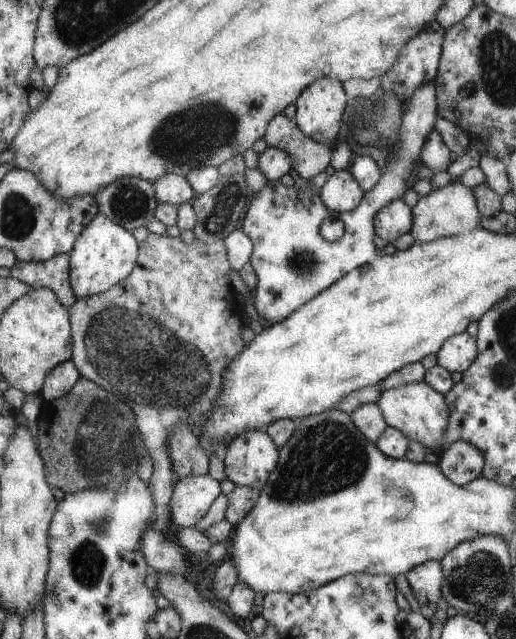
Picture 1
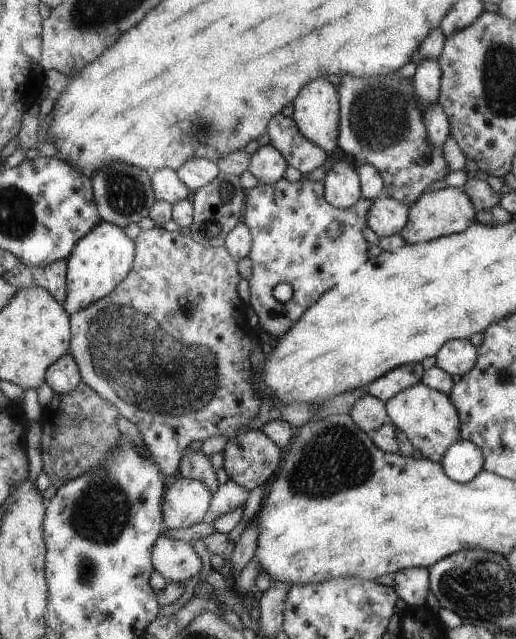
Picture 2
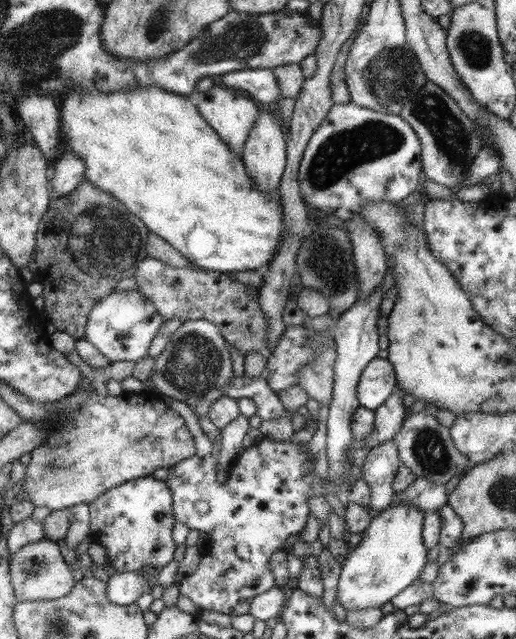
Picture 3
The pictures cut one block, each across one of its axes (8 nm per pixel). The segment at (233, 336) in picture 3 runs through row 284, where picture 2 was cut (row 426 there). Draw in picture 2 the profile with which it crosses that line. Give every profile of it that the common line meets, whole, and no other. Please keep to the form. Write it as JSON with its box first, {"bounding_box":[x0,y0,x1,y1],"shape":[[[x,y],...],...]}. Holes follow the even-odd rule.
{"bounding_box":[68,227,261,475],"shape":[[[163,227],[140,229],[134,241],[134,260],[127,276],[103,298],[95,301],[85,309],[78,310],[69,316],[70,319],[70,348],[68,350],[77,363],[81,381],[90,386],[104,401],[111,403],[120,416],[133,422],[139,429],[145,448],[160,468],[160,473],[177,475],[180,459],[190,442],[203,442],[210,436],[225,436],[229,438],[239,432],[257,416],[257,408],[261,406],[256,392],[251,390],[251,364],[249,352],[253,341],[257,339],[256,332],[249,334],[245,320],[245,304],[237,296],[238,270],[235,270],[235,258],[231,256],[224,245],[206,247],[196,243],[190,235],[182,235],[177,231],[166,231]]]}

